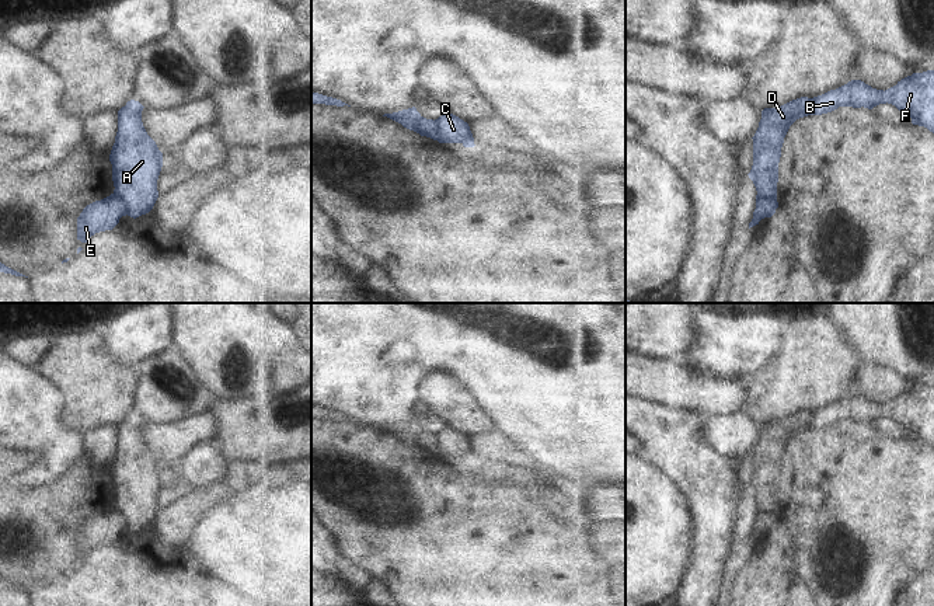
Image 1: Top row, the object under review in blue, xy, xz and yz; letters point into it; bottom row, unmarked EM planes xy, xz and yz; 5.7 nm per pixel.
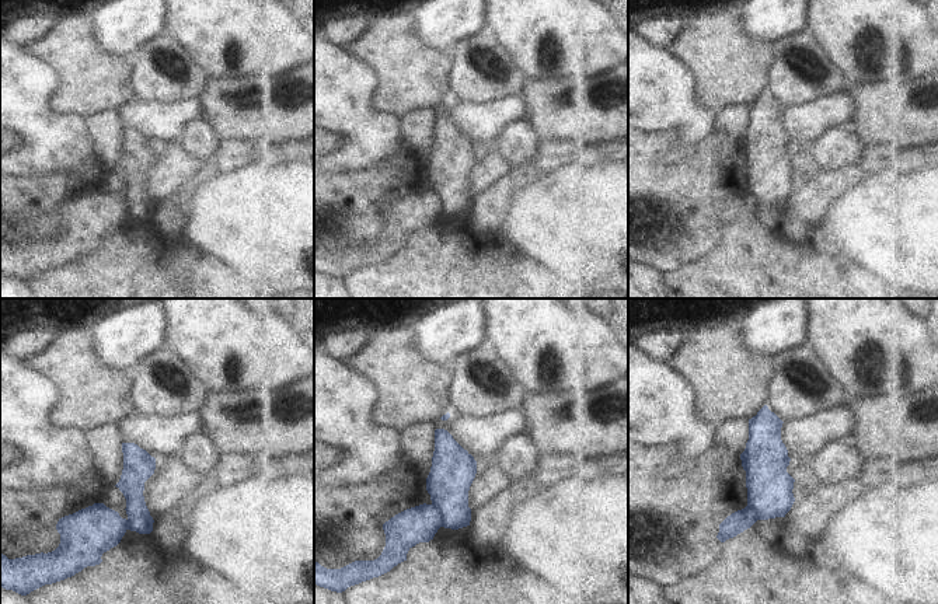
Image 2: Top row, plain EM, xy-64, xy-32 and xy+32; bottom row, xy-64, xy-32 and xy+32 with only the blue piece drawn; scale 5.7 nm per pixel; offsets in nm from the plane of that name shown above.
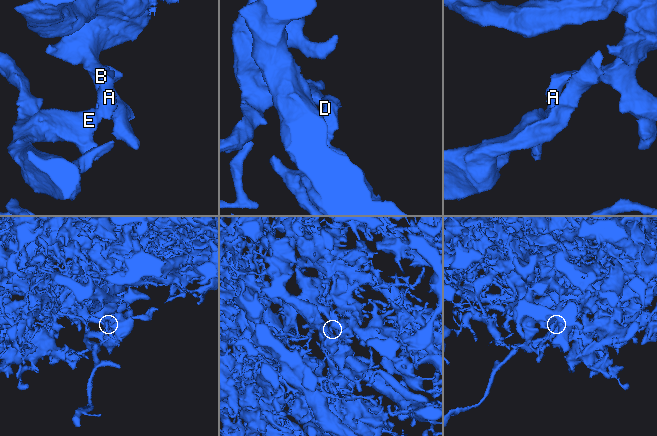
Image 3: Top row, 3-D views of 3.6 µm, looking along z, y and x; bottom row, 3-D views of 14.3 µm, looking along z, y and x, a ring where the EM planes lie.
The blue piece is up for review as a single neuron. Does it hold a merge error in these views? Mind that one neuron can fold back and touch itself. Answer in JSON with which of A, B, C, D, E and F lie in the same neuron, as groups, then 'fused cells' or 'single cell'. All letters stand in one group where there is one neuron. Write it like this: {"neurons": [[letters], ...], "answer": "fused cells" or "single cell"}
{"neurons": [["A", "B", "C", "D", "F"], ["E"]], "answer": "fused cells"}

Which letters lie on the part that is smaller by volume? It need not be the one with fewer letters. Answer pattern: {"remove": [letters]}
{"remove": ["E"]}

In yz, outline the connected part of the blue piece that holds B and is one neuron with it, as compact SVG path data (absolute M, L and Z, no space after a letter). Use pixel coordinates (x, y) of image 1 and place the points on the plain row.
M934 384L913 387L888 404L877 404L861 394L822 410L801 411L777 422L764 422L753 453L753 480L749 492L757 509L756 518L777 513L778 477L790 440L799 432L822 429L839 421L868 422L892 418L912 432L913 439L934 447Z

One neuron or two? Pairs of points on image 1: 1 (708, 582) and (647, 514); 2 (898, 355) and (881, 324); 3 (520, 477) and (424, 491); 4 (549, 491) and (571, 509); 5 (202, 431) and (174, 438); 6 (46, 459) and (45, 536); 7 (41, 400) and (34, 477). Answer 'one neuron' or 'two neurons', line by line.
1: two neurons
2: one neuron
3: two neurons
4: one neuron
5: one neuron
6: two neurons
7: one neuron

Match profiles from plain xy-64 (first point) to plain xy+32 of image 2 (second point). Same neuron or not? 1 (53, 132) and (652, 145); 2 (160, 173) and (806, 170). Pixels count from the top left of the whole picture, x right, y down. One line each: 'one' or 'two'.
1: two
2: one

